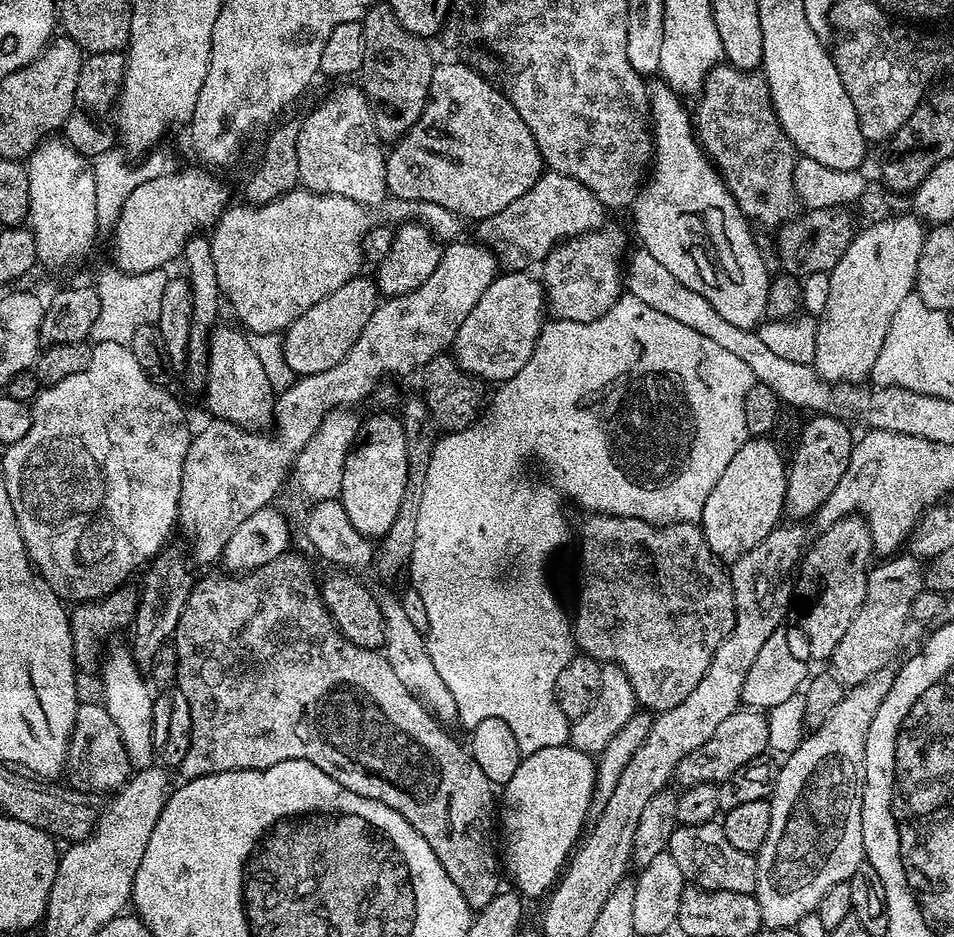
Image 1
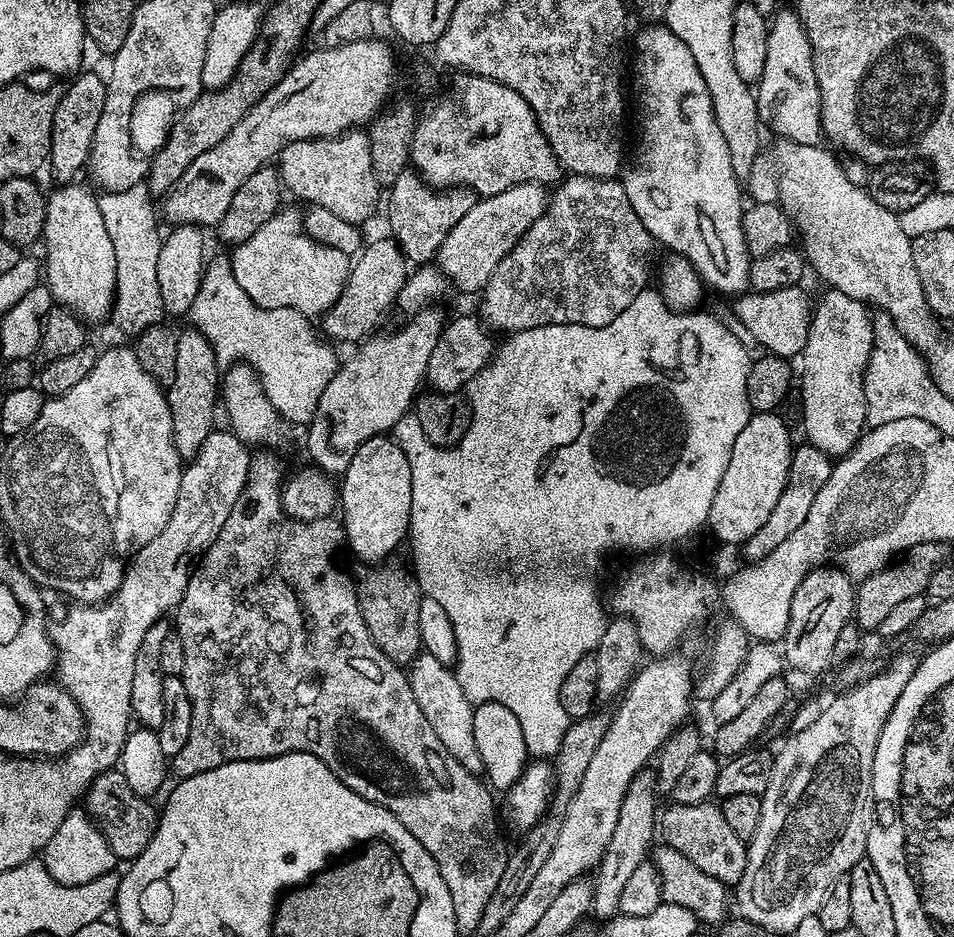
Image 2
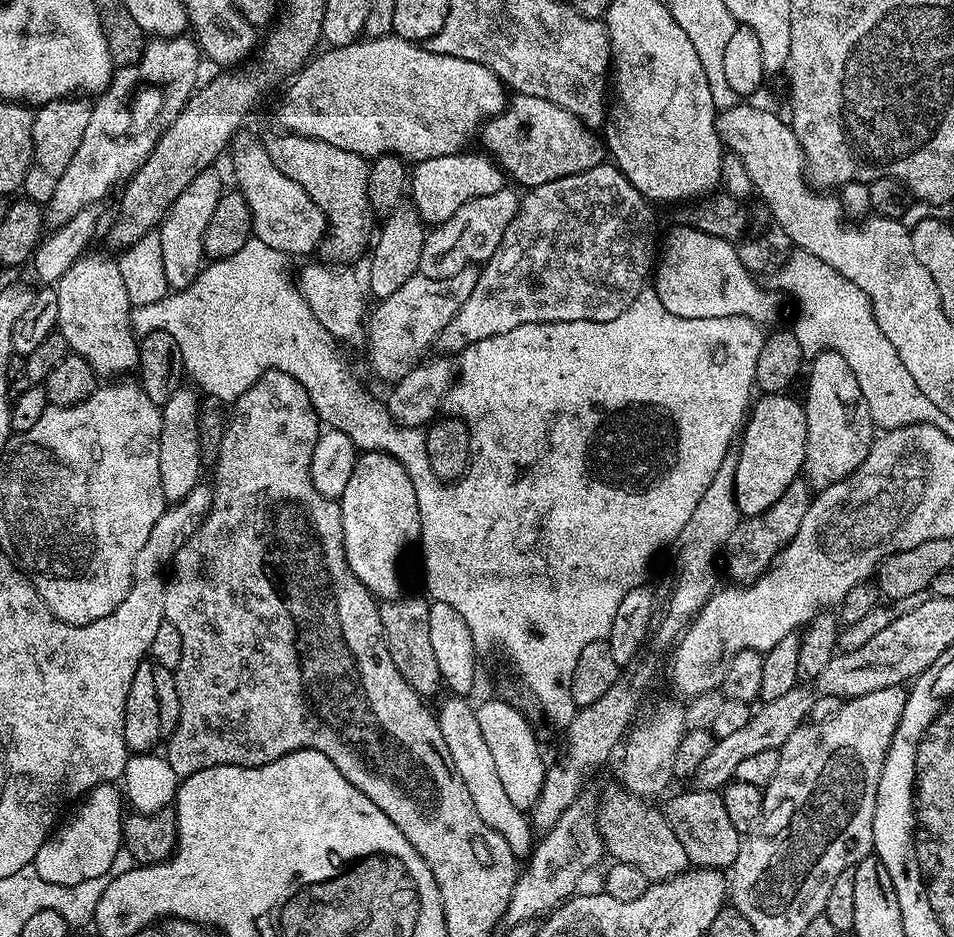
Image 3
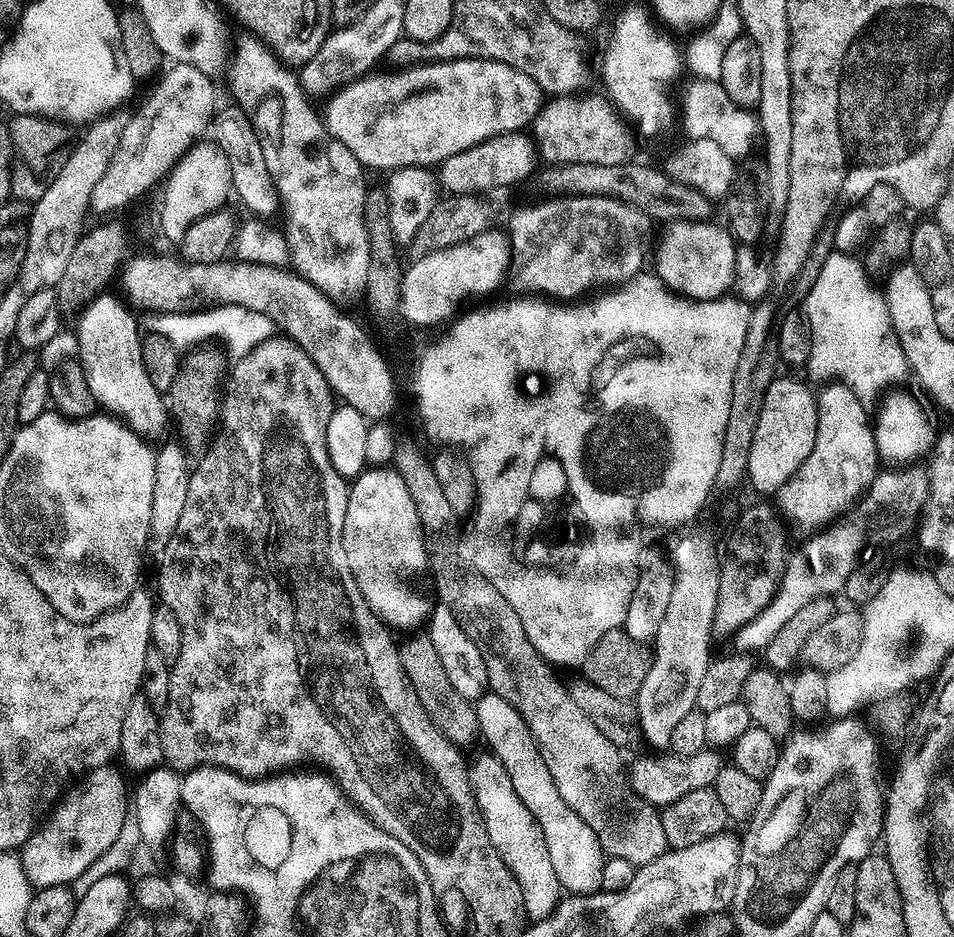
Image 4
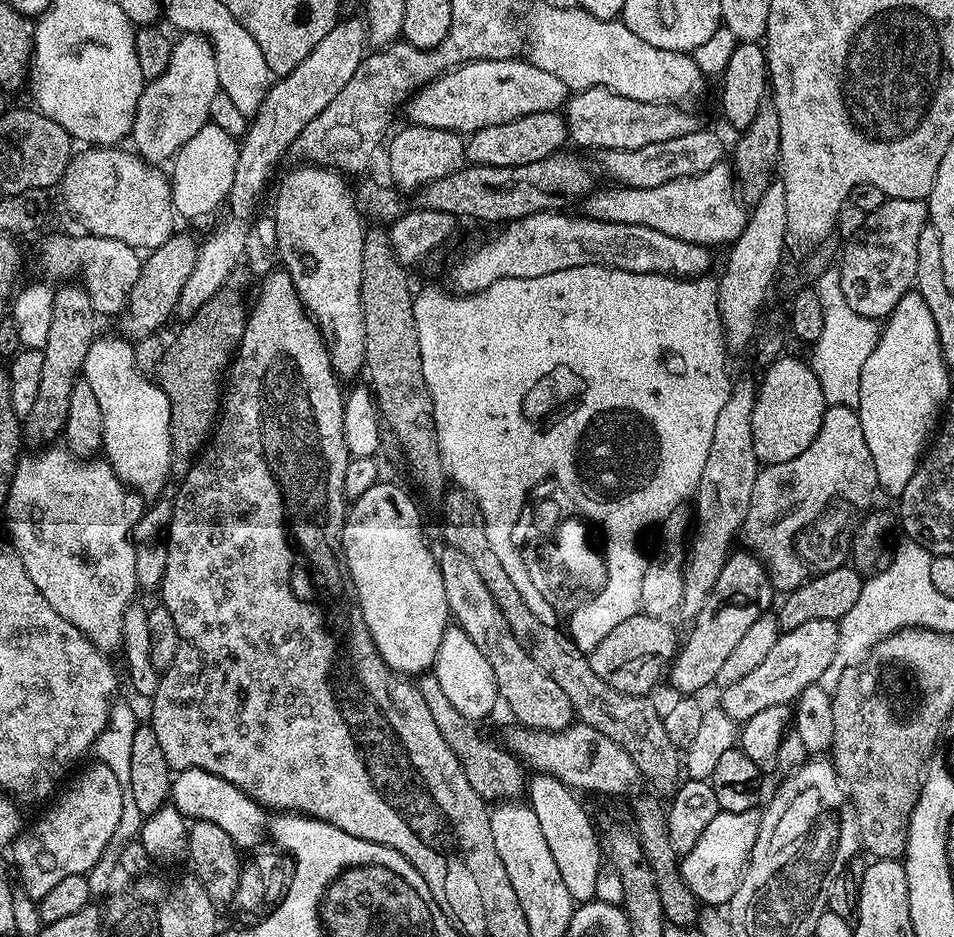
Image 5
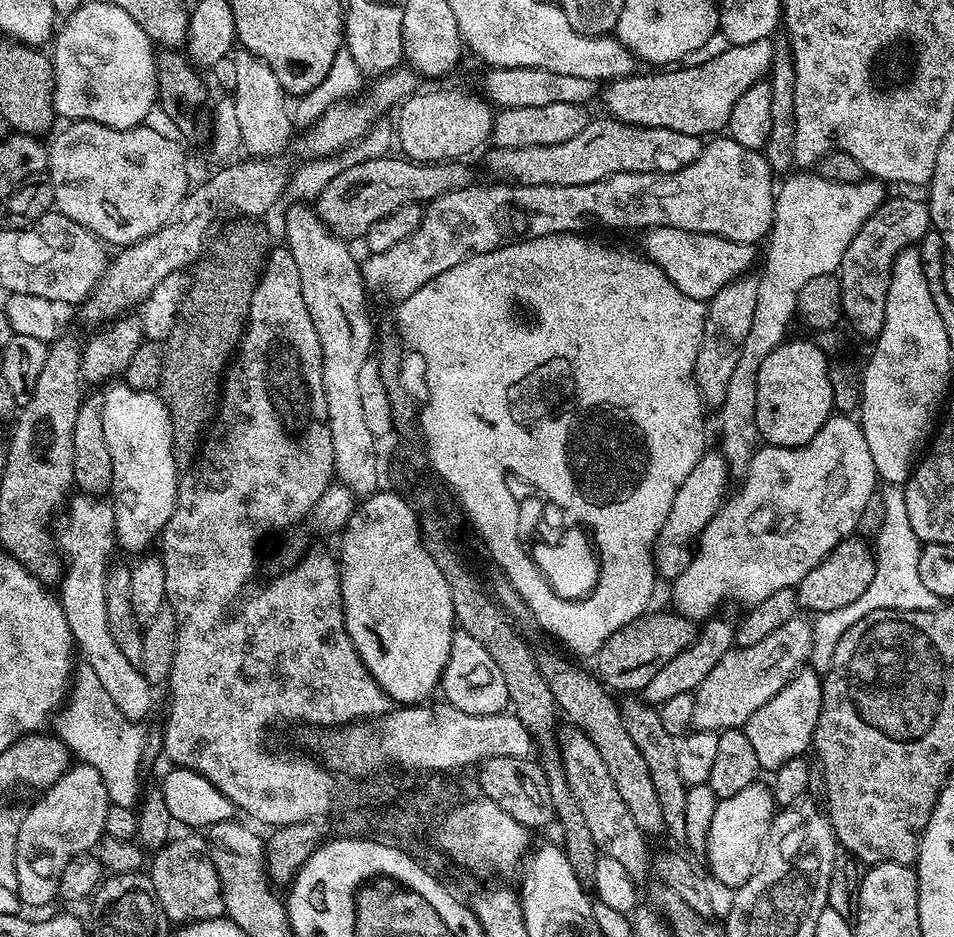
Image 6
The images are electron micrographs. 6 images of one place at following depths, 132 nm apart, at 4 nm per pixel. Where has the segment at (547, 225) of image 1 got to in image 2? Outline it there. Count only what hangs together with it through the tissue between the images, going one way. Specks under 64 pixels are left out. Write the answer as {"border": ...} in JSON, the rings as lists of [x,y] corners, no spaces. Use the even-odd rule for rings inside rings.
{"border":[[[520,183],[495,196],[479,199],[458,225],[454,226],[454,238],[447,236],[436,252],[436,264],[440,271],[466,292],[481,291],[497,268],[499,262],[512,251],[533,222],[545,211],[548,194],[543,185]],[[462,236],[492,236],[492,238],[462,238]]]}

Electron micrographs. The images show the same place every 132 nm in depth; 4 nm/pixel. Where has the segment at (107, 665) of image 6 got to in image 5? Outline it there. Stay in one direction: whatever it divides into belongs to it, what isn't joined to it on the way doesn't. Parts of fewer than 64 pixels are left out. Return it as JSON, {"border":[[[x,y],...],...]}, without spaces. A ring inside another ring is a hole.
{"border":[[[56,446],[36,450],[33,456],[19,457],[16,471],[12,473],[8,501],[2,505],[2,512],[8,519],[6,532],[22,558],[22,566],[26,566],[26,574],[30,574],[30,582],[38,586],[42,598],[46,598],[62,618],[78,626],[95,648],[116,650],[120,648],[122,614],[126,614],[129,604],[137,599],[136,546],[130,533],[132,526],[140,521],[146,504],[140,493],[129,490],[117,478],[107,459],[81,458],[73,456],[67,447],[52,447]]]}

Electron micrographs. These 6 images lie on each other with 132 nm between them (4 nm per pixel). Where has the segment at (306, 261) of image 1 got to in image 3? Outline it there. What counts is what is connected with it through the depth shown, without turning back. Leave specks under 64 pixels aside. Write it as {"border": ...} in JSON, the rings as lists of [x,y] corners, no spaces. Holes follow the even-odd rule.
{"border":[[[331,262],[308,264],[298,276],[298,287],[318,322],[337,342],[363,345],[366,340],[366,288],[348,266],[337,266]]]}

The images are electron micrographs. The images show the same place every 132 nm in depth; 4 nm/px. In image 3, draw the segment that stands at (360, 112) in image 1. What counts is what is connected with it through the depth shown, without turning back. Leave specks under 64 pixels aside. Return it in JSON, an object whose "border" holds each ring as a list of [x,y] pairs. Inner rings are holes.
{"border":[[[279,135],[266,144],[274,165],[302,186],[328,220],[328,233],[322,244],[323,259],[337,266],[351,265],[351,260],[369,251],[374,236],[374,213],[368,201],[369,161],[350,150],[338,150],[338,146],[330,146],[309,136]]]}

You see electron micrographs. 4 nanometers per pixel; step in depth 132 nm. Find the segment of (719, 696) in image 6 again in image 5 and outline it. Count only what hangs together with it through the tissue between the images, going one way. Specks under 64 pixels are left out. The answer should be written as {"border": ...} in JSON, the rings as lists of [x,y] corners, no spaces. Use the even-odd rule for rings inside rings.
{"border":[[[814,619],[789,632],[783,631],[773,649],[766,654],[765,662],[746,674],[745,678],[721,689],[721,708],[726,710],[730,717],[743,722],[770,706],[793,703],[802,690],[819,683],[822,674],[832,666],[839,640],[839,623],[830,619]]]}

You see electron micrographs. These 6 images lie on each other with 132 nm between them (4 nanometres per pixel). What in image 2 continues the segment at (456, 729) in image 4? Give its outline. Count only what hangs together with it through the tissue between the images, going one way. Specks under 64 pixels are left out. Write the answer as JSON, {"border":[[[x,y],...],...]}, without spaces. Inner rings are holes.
{"border":[[[388,563],[369,567],[372,569],[365,574],[364,585],[361,583],[358,588],[360,609],[366,626],[382,654],[389,656],[398,665],[411,666],[422,651],[418,622],[422,599],[420,581],[409,569],[407,572],[396,564]]]}

